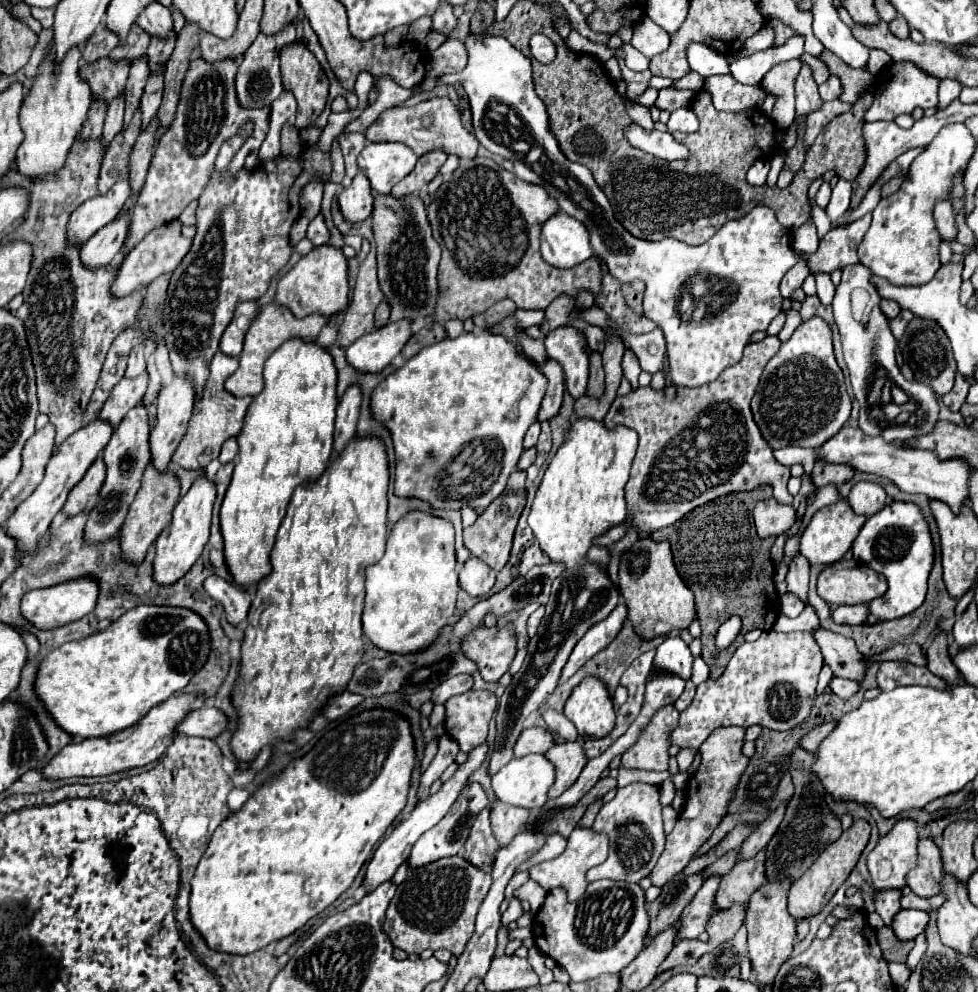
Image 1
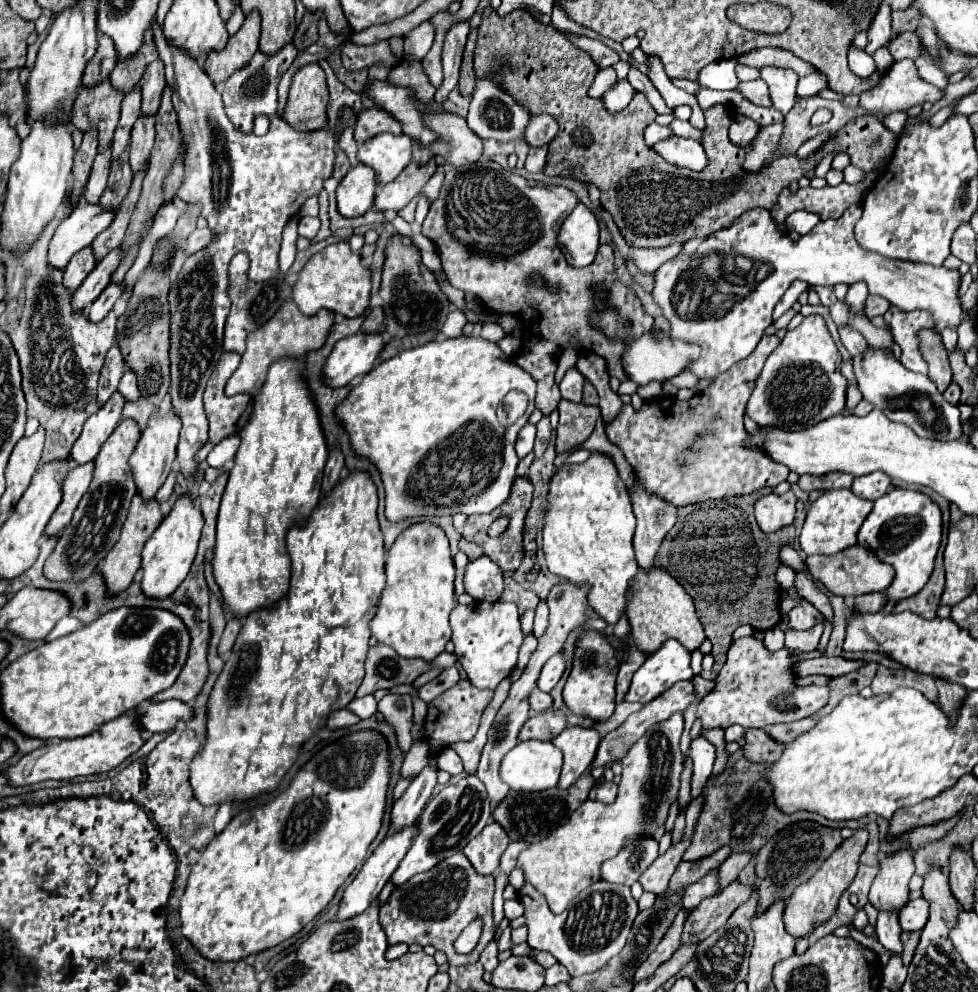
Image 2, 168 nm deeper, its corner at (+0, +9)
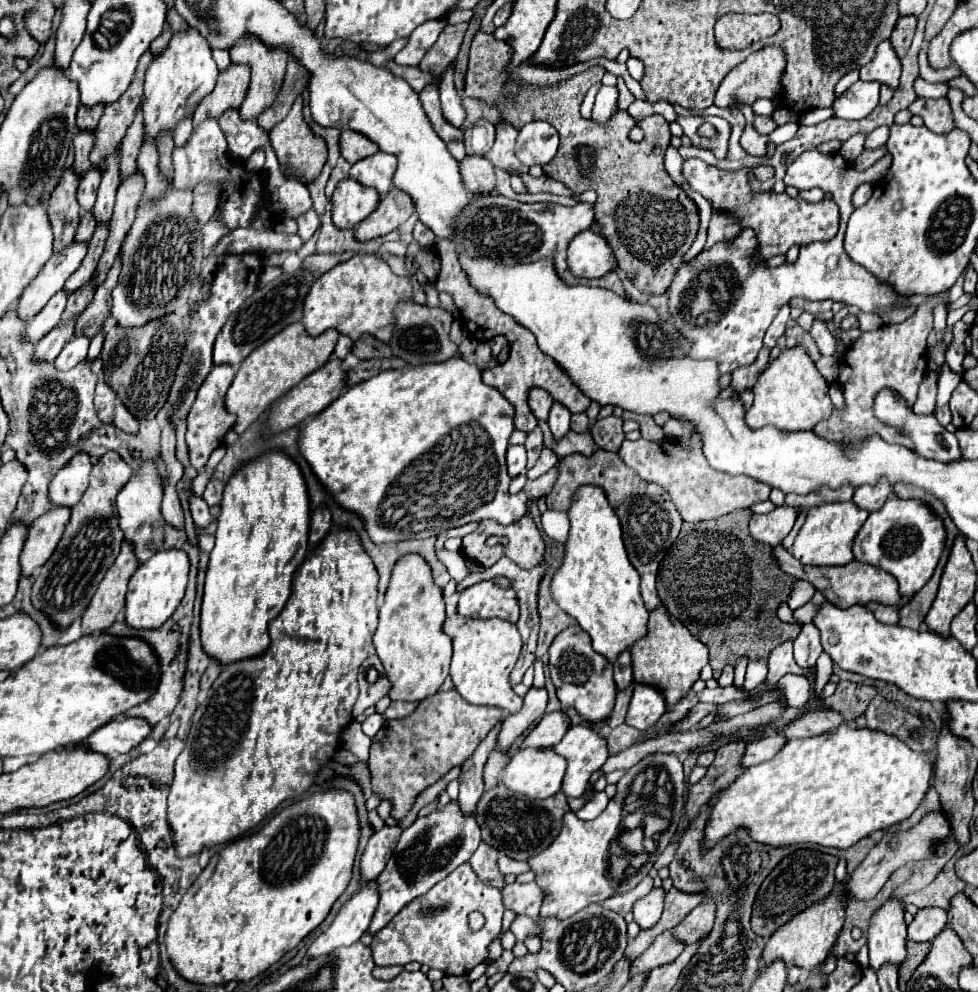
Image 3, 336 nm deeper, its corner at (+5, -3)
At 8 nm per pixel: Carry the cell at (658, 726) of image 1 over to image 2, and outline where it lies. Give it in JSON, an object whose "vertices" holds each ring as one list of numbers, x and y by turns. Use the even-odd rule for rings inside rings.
{"vertices":[[673,714,669,720,655,724,621,758,623,776,615,802,583,802,571,814,567,824,521,852,517,864,523,868,525,878,545,896,551,912,561,914,583,888,599,880,601,864,617,856,625,848,627,840,633,840,635,836,655,836,659,826,667,822,669,808,679,798,681,772,685,762,685,756,679,748,681,734,681,714]]}

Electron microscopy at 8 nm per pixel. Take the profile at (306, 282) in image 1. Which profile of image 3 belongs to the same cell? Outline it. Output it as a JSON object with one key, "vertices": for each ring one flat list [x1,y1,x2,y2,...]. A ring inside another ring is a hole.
{"vertices":[[356,254,354,258,336,264,334,268,330,268,328,272,324,272,320,278,314,280,306,300,304,300,304,308,302,308,302,324,306,328,306,332,310,336,318,336,328,328,336,328,340,334,350,336,352,340,358,340,362,334,372,334,382,342,390,342,392,336,392,328,394,328,394,308,398,304,398,300,408,300,412,298,412,286,408,278,400,278,396,276,388,264,378,258,376,254]]}

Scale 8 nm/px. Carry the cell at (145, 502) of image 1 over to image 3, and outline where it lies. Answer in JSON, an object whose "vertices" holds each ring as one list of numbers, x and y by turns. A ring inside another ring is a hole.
{"vertices":[[124,540,116,562,106,572,94,598,90,600,86,612,82,614,82,632,84,634,100,632,116,620,118,612,124,608,126,586,136,568,138,568,138,558,134,556,132,542]]}

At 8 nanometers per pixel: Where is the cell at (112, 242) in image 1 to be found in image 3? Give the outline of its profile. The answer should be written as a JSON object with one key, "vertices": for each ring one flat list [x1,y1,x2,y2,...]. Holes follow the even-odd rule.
{"vertices":[[62,288,58,294,52,296,52,300,34,316,34,320,28,324,26,336,30,342,38,342,46,332,50,332,50,328,54,328,60,322,60,316,66,308,66,300,68,300,68,292]]}

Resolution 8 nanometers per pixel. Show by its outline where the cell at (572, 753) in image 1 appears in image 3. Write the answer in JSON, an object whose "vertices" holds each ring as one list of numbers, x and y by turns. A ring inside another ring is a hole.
{"vertices":[[588,724,572,726,564,734,560,744,554,746,554,752,564,756,568,762,562,780,562,792,572,798,582,796,592,772,602,768,602,764,610,756,606,740,598,736,598,732]]}

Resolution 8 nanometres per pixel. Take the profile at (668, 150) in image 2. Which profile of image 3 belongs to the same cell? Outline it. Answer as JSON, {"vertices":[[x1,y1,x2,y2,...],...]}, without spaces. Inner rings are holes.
{"vertices":[[698,158,684,160,682,164,682,176,692,190,712,200,714,208,736,210,736,214,742,220,742,226,754,228,756,238,760,240,758,254,766,260,778,254,786,254,792,244,806,246,814,240,830,240,832,236,836,236,840,216,838,216,838,206,834,204,834,200,820,200,812,204,802,198,790,198,788,194,776,194,776,192,754,194,750,190,746,174,748,174,746,170,738,170,736,174,722,172,714,166,704,164]]}

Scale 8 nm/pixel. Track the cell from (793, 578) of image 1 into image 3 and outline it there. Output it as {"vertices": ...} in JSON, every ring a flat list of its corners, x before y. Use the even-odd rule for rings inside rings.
{"vertices":[[786,640,782,644,778,644,772,652,770,652,770,662,768,662,768,676,766,676,766,686,764,690,772,690,776,686,776,682,788,674,788,672,794,672,797,675,803,675,807,677,808,674,815,672,815,669,800,668,796,662,794,662,794,656,792,656,792,646,794,646,794,640]]}

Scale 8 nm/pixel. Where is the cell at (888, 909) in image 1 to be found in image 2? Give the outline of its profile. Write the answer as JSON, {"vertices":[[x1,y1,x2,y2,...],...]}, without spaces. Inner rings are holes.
{"vertices":[[879,912,875,930,877,930,877,940,881,942,881,946,885,950,889,950,891,954,901,954,901,950,903,950,901,940,899,940,901,926,895,918,895,912]]}

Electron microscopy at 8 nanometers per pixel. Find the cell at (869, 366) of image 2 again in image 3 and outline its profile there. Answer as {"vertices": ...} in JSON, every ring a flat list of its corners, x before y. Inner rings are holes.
{"vertices":[[884,388,876,394,874,398,874,416,884,422,886,426,892,426,894,430,898,430,898,434,910,438,914,442,914,450,930,460,940,460,940,462,950,462,950,460,958,460,960,458,960,448,958,448,958,440,952,432,948,432,934,414,916,414,912,410,912,406,898,396,898,392,894,392,892,388]]}

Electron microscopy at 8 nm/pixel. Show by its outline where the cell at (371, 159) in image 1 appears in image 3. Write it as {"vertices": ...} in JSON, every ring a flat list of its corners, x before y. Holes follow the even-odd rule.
{"vertices":[[376,152,376,154,352,164,350,176,364,186,376,188,382,198,392,188,392,176,396,172,396,164,398,164,398,158,394,154]]}

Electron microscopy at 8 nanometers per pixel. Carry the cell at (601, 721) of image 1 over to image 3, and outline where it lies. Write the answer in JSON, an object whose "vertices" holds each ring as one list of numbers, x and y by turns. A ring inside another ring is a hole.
{"vertices":[[570,626,556,636,548,654,550,654,550,678,556,686,556,694,562,706,564,708,572,706,584,722,590,724,604,722,614,708,616,684,612,678,612,664,602,654,592,650,590,636,586,636,582,628]]}

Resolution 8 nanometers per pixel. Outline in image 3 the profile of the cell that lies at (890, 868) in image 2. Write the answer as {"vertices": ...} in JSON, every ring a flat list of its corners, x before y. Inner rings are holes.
{"vertices":[[888,898,870,918,868,928,870,966,878,970,884,962,902,964,906,958,906,922,904,902]]}

